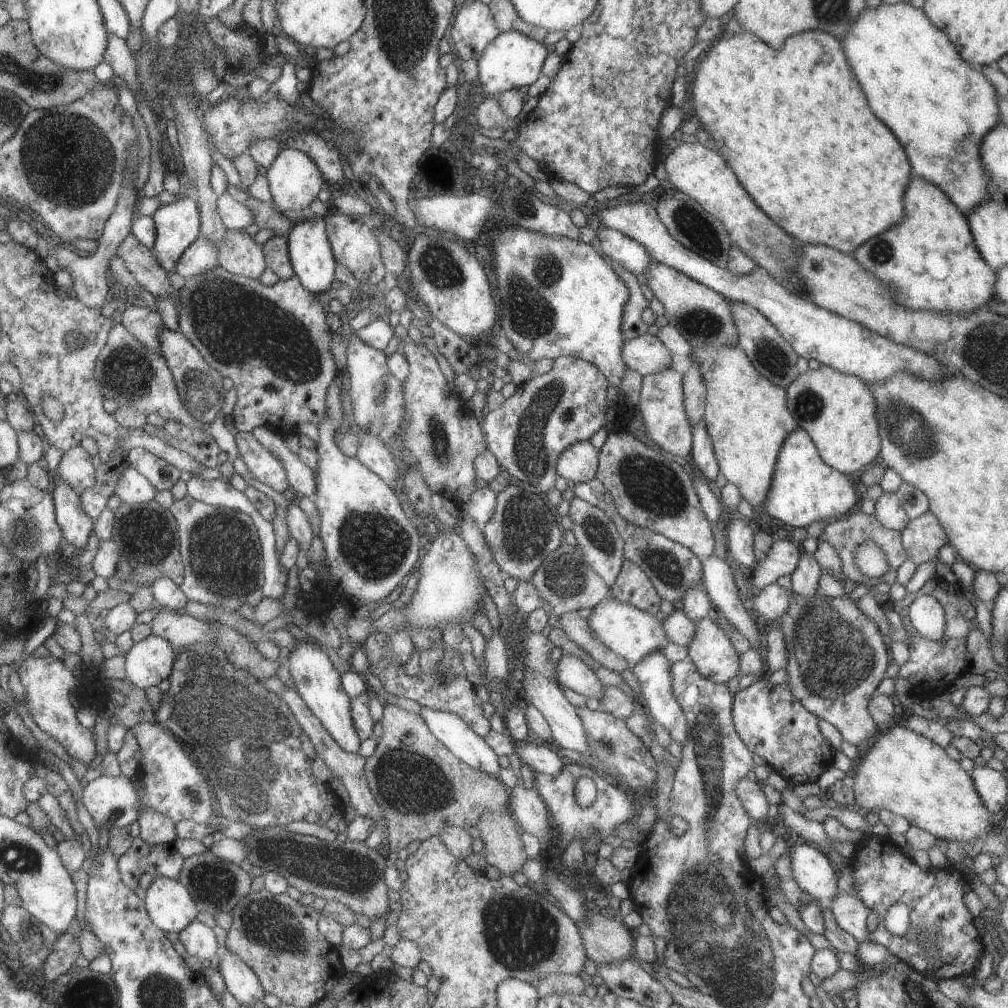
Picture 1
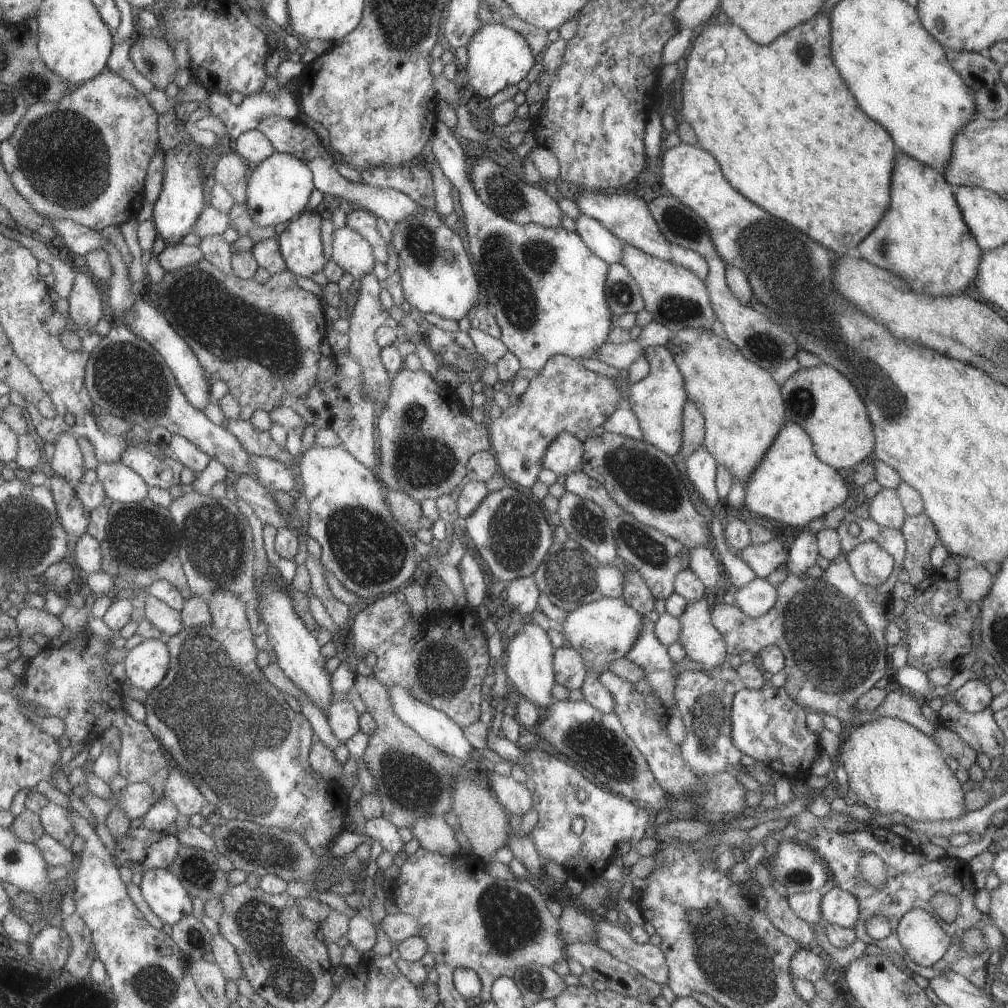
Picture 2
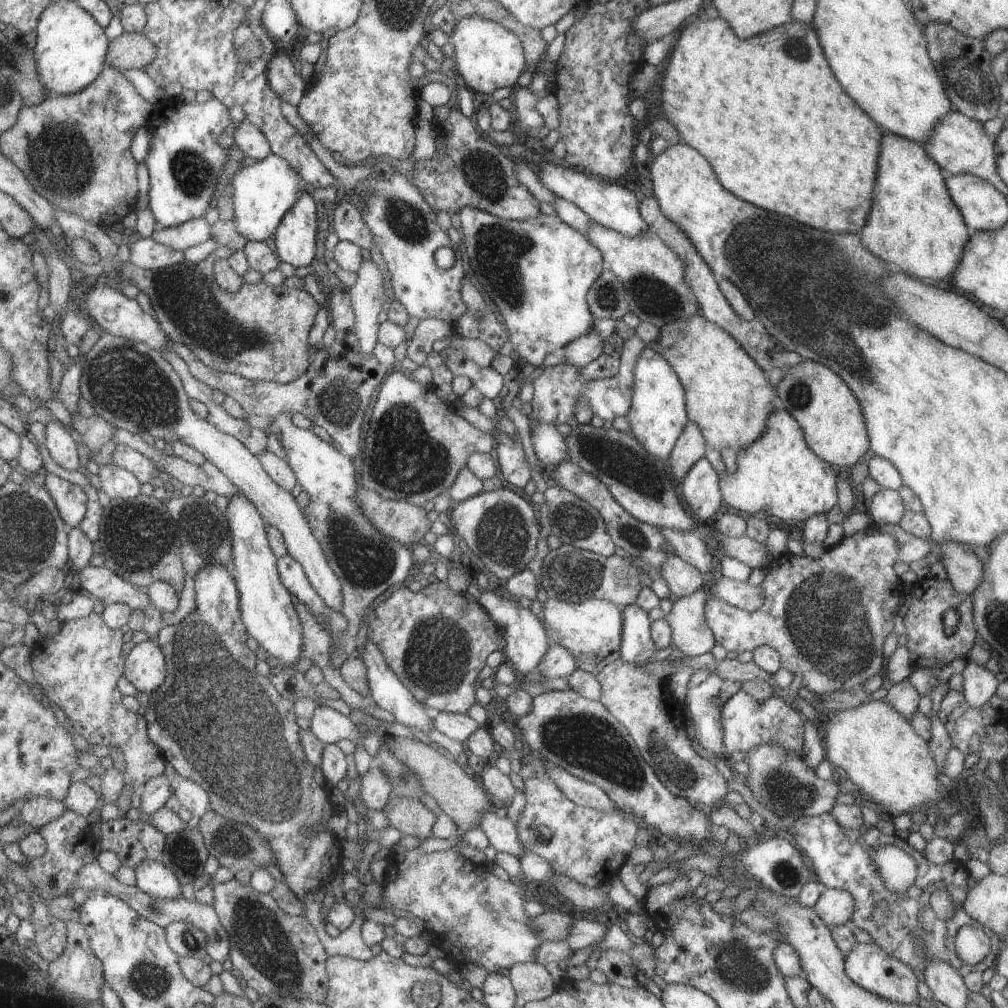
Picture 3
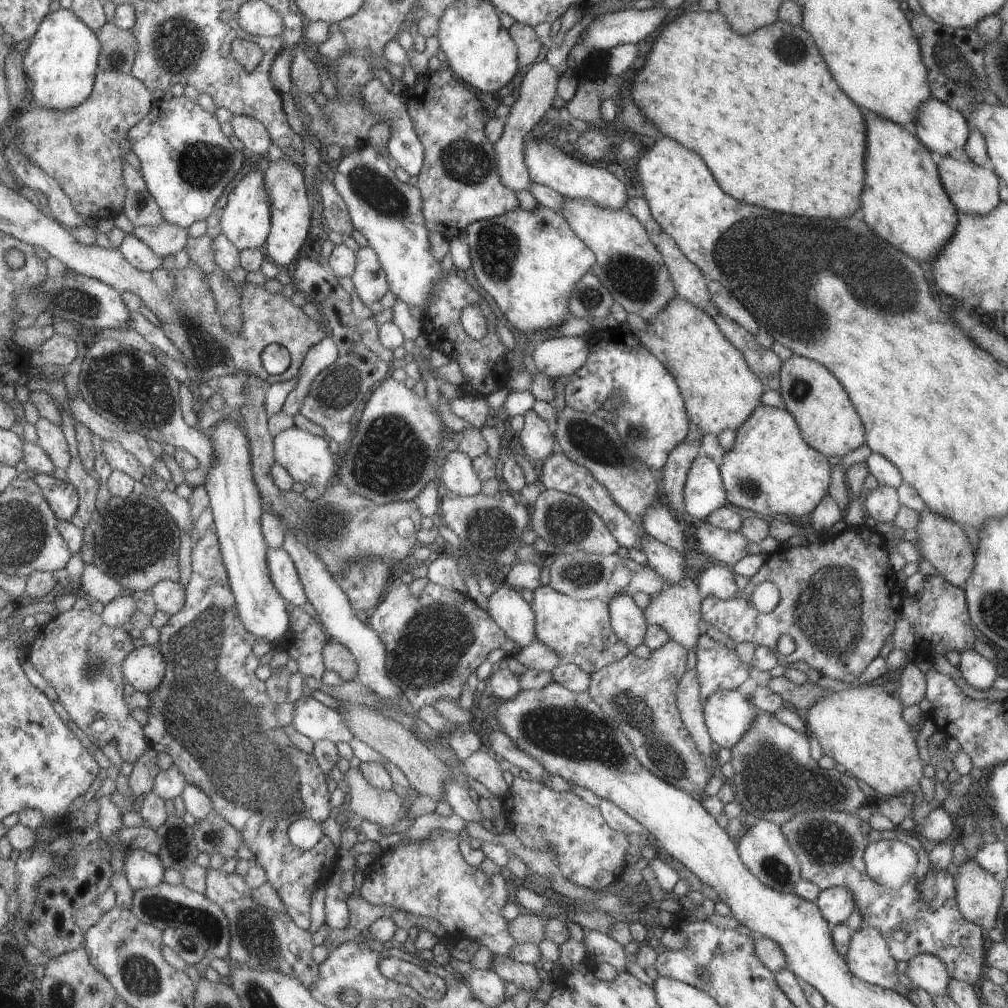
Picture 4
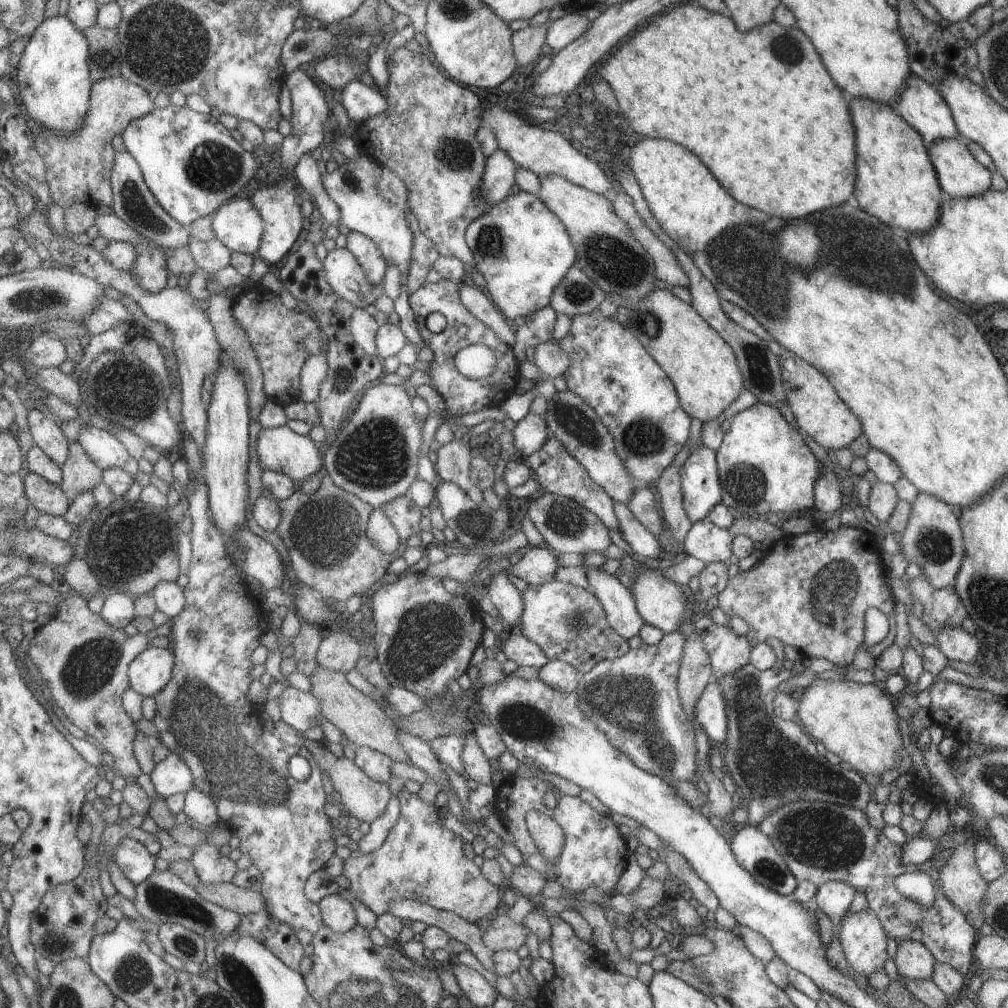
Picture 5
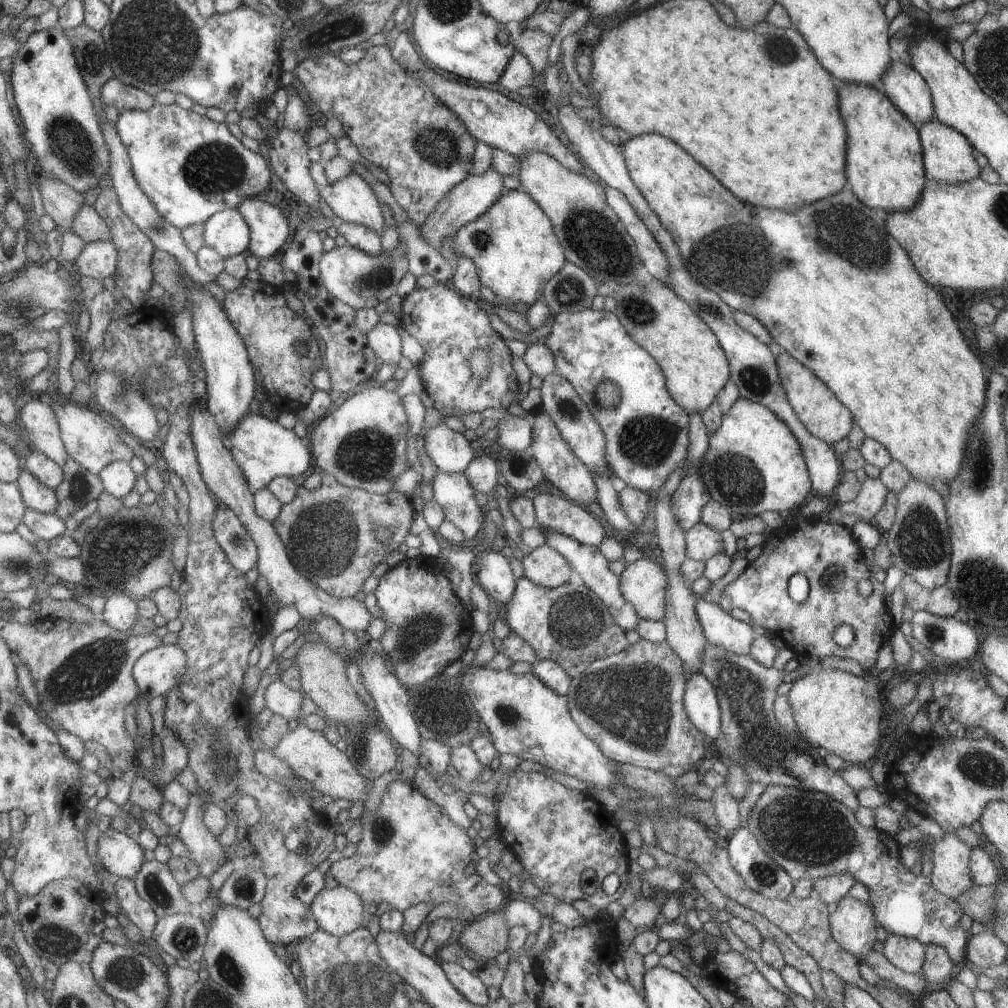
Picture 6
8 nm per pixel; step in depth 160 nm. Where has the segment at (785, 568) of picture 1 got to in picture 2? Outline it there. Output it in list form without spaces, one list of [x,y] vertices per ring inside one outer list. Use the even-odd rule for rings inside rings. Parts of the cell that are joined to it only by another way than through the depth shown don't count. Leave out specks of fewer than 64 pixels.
[[[779,540],[753,545],[751,542],[738,552],[739,558],[760,579],[765,578],[777,567],[785,566],[787,550]]]

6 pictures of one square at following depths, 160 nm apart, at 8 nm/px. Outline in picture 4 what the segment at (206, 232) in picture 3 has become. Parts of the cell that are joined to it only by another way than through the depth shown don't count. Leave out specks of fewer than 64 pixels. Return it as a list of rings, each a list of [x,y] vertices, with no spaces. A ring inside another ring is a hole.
[[[167,222],[154,227],[133,227],[129,235],[145,243],[154,255],[161,258],[179,252],[189,238],[186,229]]]

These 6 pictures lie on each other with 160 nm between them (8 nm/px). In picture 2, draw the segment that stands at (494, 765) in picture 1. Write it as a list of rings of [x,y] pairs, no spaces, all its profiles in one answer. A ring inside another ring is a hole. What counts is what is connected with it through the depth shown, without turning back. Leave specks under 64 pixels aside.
[[[398,684],[389,686],[389,689],[386,688],[386,691],[389,695],[390,707],[393,709],[394,715],[405,726],[414,730],[427,744],[434,746],[437,750],[449,756],[456,756],[459,760],[463,760],[472,766],[473,763],[471,763],[471,759],[468,756],[473,751],[472,746],[469,744],[469,741],[464,739],[460,726],[457,726],[450,718],[447,718],[443,711],[418,701]]]

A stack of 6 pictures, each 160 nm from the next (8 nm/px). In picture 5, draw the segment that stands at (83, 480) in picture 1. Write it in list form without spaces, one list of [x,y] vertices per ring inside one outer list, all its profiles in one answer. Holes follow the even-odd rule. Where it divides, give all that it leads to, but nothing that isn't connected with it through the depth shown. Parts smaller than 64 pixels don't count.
[[[36,408],[28,410],[26,420],[33,444],[39,447],[55,464],[61,466],[68,458],[69,446],[61,429]]]

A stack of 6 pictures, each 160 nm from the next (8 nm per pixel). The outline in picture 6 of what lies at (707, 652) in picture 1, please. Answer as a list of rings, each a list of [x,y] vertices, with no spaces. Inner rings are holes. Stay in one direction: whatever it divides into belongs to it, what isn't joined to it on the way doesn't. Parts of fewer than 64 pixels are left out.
[[[644,555],[641,559],[626,563],[618,579],[621,596],[633,607],[639,619],[662,620],[667,579],[661,566]]]

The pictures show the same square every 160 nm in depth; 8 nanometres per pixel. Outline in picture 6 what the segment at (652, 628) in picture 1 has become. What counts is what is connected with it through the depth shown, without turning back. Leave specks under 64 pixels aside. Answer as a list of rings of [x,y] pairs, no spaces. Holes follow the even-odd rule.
[[[522,576],[516,580],[512,595],[504,606],[506,607],[504,621],[510,630],[533,648],[538,660],[549,659],[557,663],[571,680],[580,675],[591,661],[618,653],[629,645],[625,632],[614,623],[605,604],[584,584],[573,585],[567,582],[558,587],[542,587]]]

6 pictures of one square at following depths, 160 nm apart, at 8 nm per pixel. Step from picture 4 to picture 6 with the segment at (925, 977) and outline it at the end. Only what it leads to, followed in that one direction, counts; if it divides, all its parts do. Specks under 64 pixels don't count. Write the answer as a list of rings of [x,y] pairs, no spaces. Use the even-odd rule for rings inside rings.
[[[888,934],[882,942],[882,955],[895,968],[906,973],[921,973],[924,959],[924,944],[914,938]]]

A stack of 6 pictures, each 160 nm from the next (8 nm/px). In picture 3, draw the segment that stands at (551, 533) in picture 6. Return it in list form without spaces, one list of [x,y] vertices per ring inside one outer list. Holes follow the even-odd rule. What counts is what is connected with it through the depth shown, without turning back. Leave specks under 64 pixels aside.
[[[635,603],[625,605],[621,613],[620,657],[624,661],[643,665],[645,660],[657,651],[650,635],[649,616],[647,611]]]

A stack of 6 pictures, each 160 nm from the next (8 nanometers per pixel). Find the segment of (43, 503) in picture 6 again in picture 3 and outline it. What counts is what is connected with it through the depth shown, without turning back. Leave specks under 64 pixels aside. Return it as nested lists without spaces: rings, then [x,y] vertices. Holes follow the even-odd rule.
[[[52,473],[44,475],[42,486],[51,495],[65,526],[67,528],[79,526],[86,511],[86,496],[83,489]]]

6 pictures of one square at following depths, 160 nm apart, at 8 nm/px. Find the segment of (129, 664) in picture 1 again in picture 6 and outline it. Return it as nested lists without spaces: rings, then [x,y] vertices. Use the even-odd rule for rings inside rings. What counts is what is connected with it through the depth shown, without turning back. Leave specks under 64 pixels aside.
[[[175,643],[172,645],[159,645],[144,652],[132,666],[132,677],[139,693],[146,694],[148,698],[164,695],[171,690],[186,671],[185,653]]]

